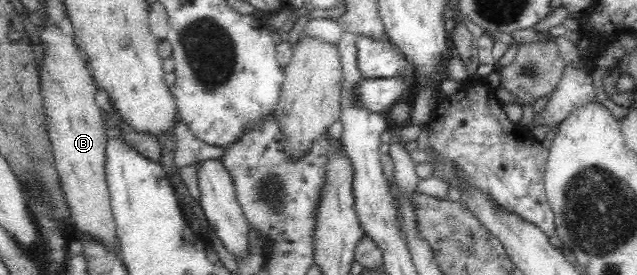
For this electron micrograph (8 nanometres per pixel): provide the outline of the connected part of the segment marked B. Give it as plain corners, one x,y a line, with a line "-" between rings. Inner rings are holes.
49,23
46,28
39,28
39,36
45,46
39,77
48,138
71,219
81,234
121,255
105,170
108,143
105,121
102,110
95,103
97,87
81,49
73,43
73,34

